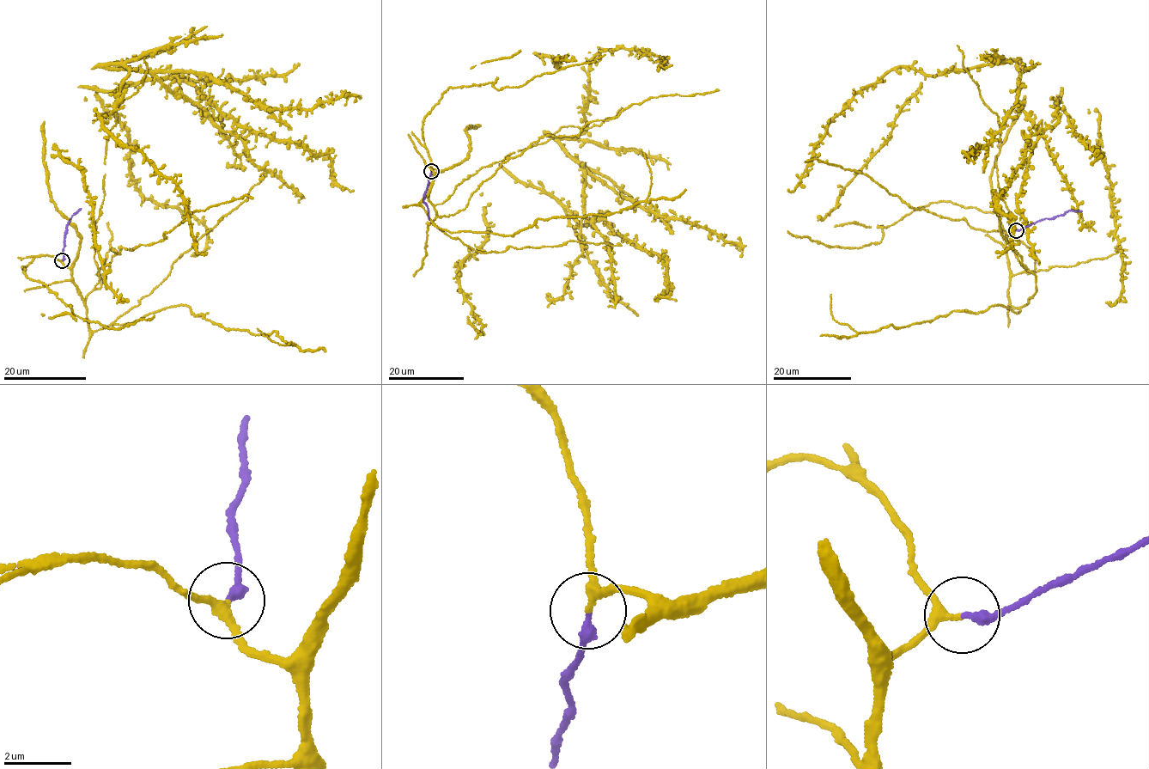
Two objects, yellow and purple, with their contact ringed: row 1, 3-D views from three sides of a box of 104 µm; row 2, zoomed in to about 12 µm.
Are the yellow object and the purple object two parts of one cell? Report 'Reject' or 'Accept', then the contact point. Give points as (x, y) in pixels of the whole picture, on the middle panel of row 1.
Accept. Place: (431, 171)

